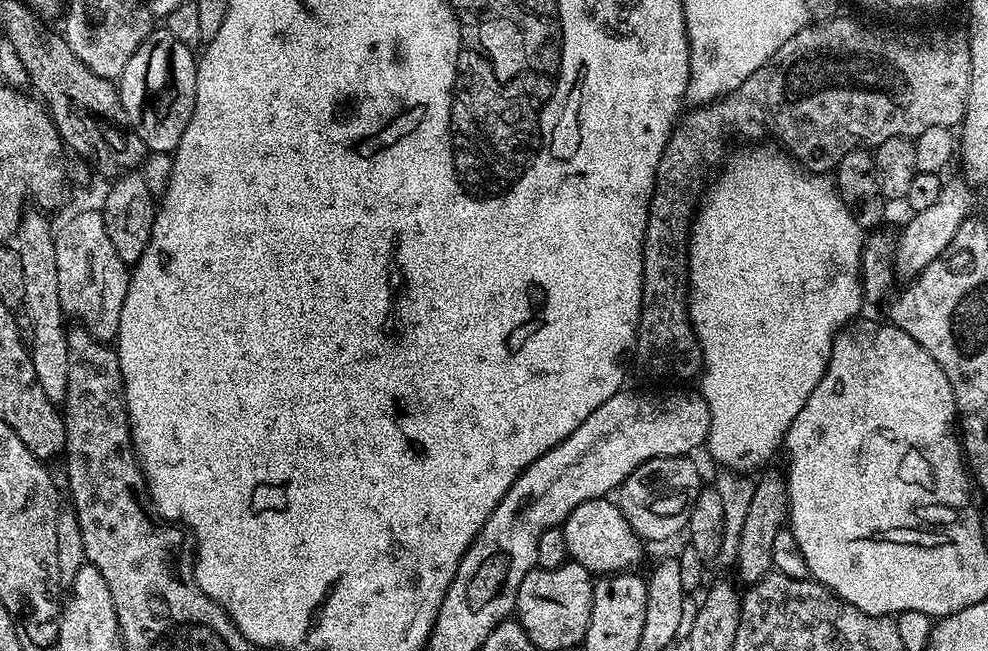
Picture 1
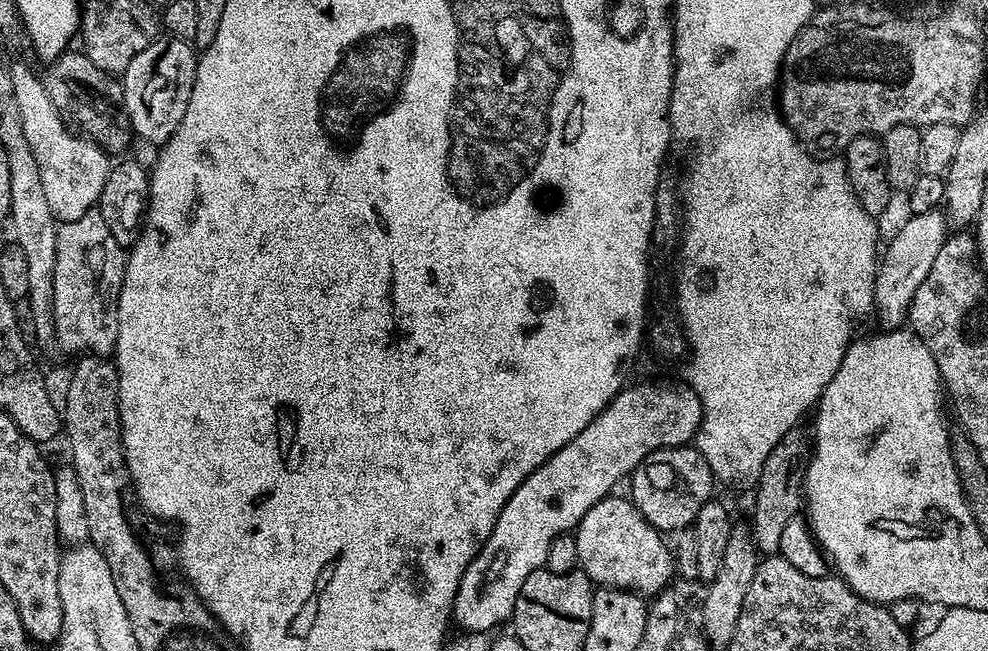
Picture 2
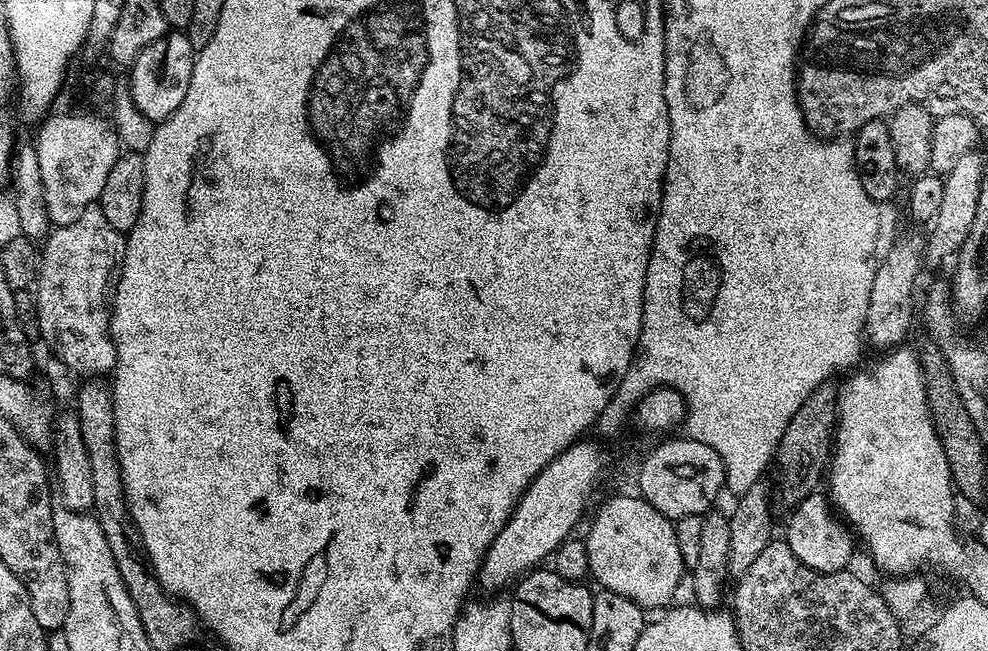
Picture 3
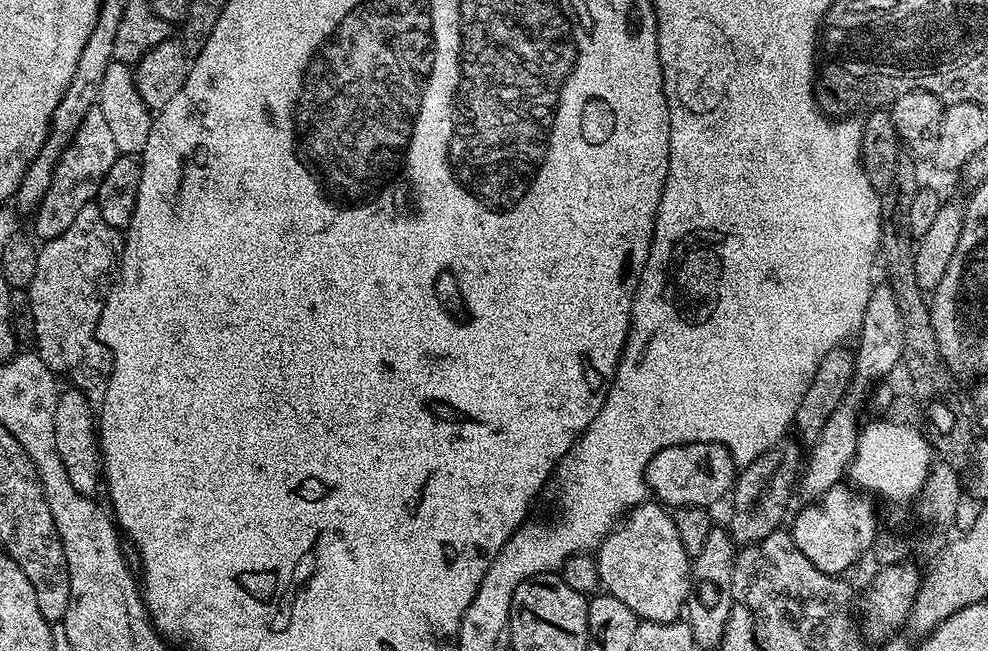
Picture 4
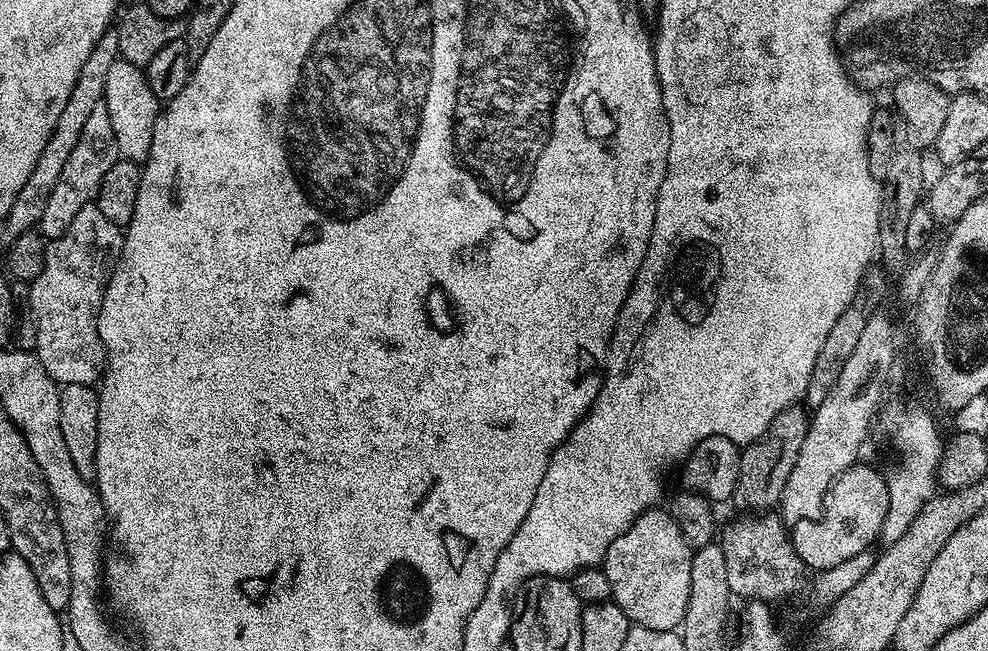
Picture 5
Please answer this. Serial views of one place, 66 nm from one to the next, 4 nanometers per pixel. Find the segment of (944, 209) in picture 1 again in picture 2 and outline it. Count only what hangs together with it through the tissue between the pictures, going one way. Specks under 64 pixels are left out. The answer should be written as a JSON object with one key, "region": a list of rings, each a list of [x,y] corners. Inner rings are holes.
{"region":[[[943,211],[909,215],[907,219],[908,221],[893,234],[888,249],[885,252],[883,249],[878,260],[874,316],[880,319],[879,327],[884,330],[901,327],[907,321],[910,302],[918,286],[922,286],[926,274],[930,274],[930,266],[934,266],[938,250],[942,250],[950,235],[950,225]]]}

